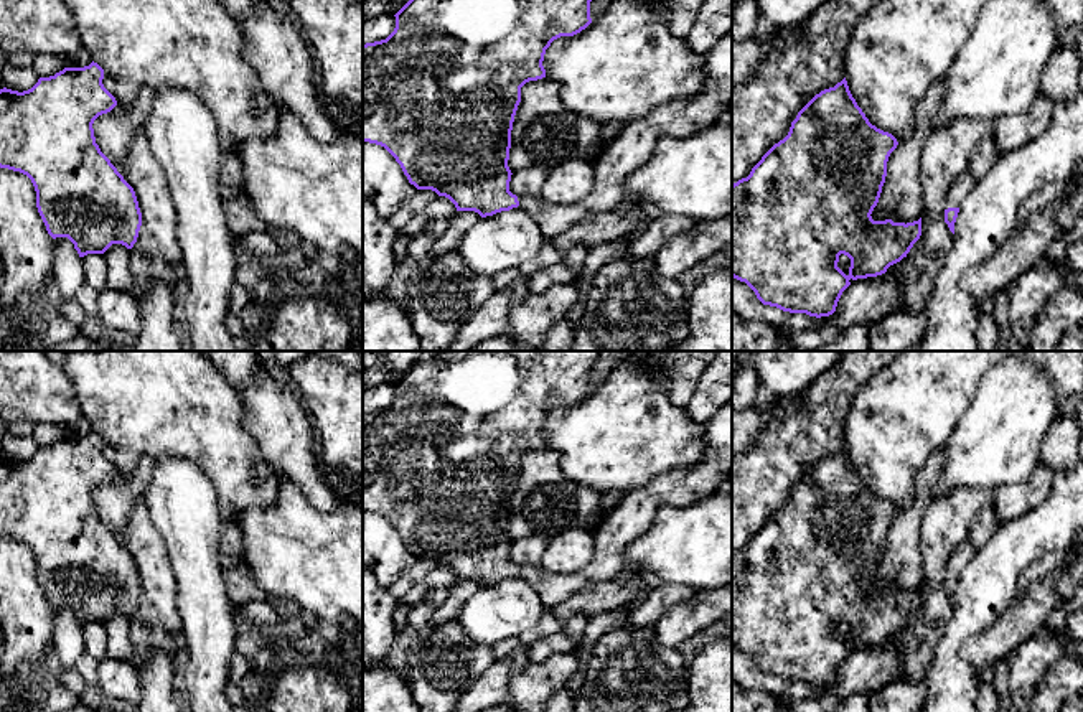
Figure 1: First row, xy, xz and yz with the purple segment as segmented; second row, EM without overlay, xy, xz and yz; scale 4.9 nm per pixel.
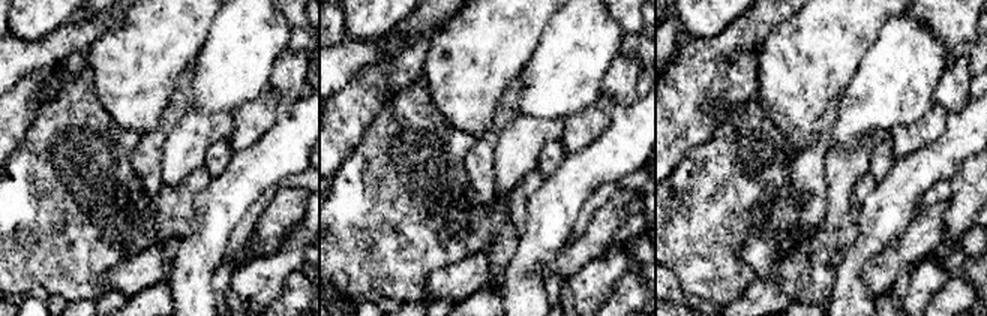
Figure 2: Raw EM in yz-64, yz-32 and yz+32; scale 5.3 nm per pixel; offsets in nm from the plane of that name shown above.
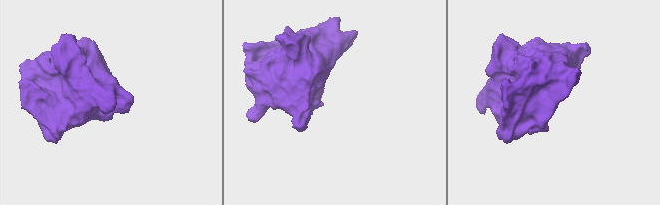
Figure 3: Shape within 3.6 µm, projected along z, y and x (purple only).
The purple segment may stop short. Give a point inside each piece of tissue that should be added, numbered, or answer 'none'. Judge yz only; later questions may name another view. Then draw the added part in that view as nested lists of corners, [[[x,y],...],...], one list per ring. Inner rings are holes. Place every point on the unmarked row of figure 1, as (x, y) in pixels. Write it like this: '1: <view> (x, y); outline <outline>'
1: yz (961, 556); outline [[[969,541],[958,546],[948,559],[945,578],[959,577],[963,569],[974,559],[974,554],[976,554],[976,549]]]

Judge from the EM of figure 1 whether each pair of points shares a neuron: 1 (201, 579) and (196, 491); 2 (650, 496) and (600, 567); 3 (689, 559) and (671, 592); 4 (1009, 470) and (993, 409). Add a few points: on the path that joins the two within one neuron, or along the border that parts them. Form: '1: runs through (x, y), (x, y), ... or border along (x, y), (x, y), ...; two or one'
1: runs through (196, 557), (196, 513); one
2: runs through (633, 515), (612, 536), (609, 549); one
3: border along (663, 582), (688, 585), (694, 590); two
4: runs through (1007, 455), (1003, 449), (1003, 424); one

